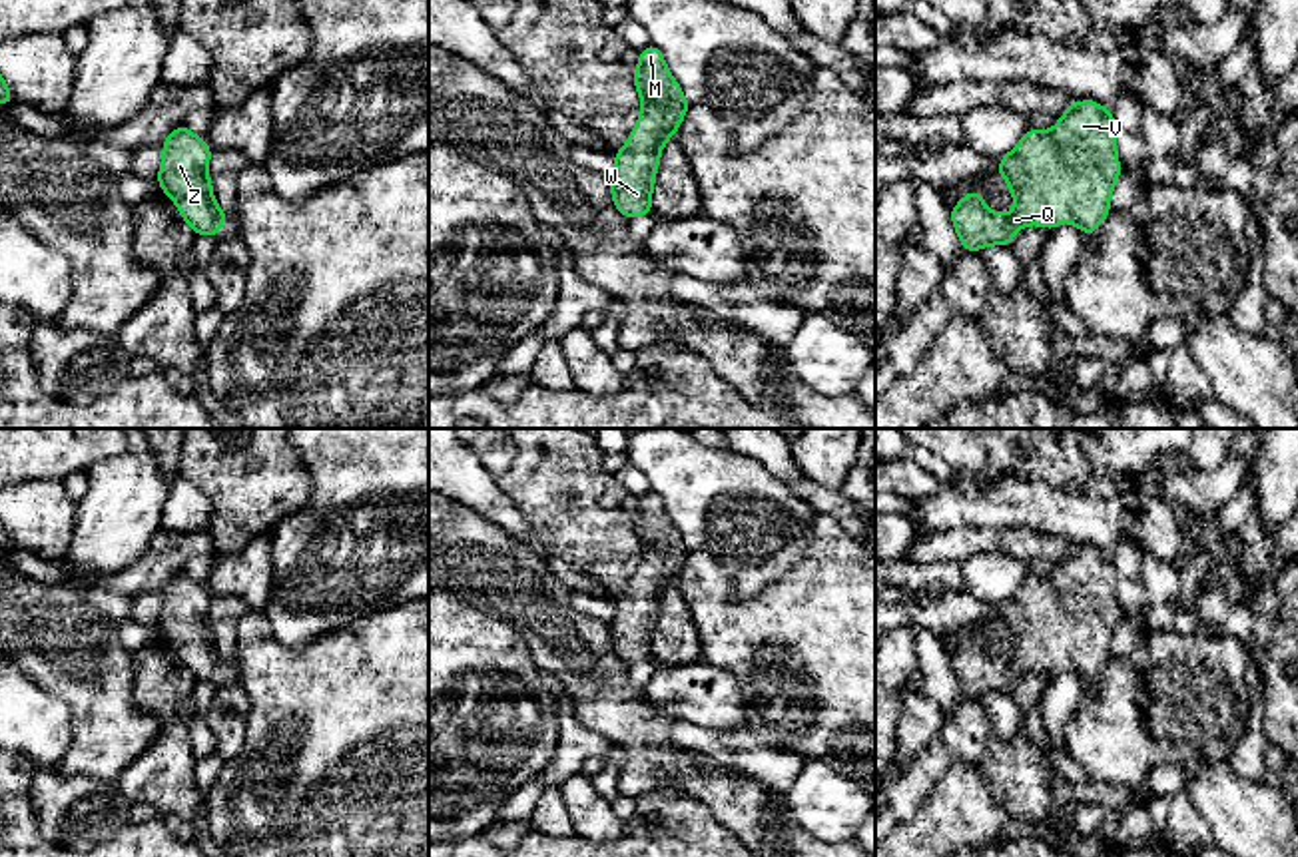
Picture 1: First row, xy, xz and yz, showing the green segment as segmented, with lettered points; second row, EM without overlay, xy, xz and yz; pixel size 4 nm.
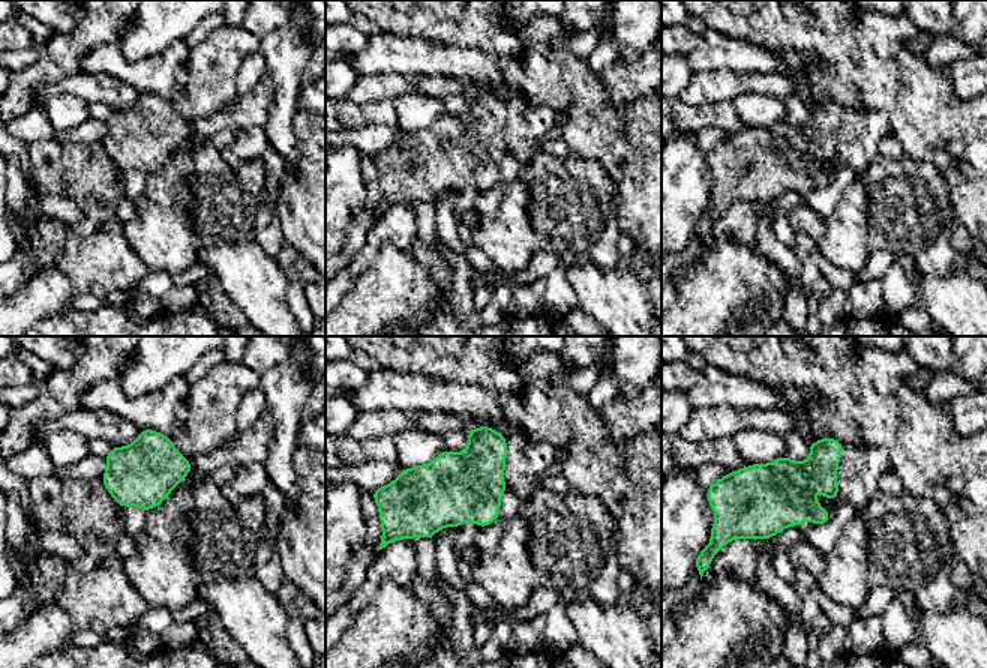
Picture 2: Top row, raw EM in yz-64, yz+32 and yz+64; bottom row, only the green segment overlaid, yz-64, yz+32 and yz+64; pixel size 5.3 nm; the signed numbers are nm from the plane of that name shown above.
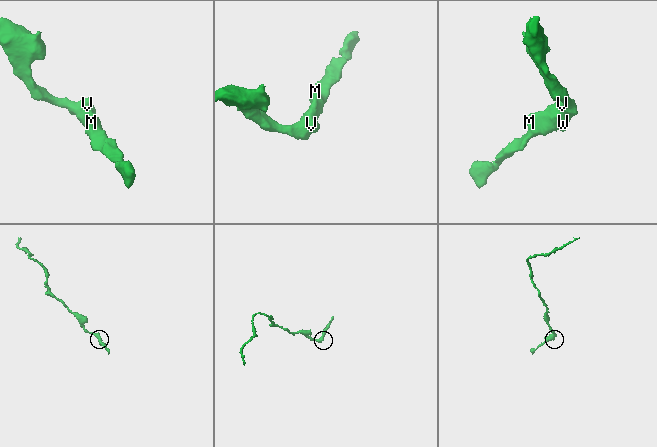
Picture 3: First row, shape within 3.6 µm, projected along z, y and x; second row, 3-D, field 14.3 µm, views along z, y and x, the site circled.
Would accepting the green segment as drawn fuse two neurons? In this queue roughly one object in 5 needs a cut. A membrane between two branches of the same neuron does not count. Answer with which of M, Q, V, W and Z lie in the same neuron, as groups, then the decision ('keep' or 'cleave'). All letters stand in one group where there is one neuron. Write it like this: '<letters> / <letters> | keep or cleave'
M Q V W Z | keep

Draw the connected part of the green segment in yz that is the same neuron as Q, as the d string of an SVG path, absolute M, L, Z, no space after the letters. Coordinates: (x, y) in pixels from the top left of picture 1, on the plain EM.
M1095 546L1073 548L1053 576L1031 574L999 616L1015 646L1011 660L993 660L973 636L949 658L965 698L1009 694L1023 672L1057 676L1063 668L1093 682L1107 666L1119 626L1117 568Z

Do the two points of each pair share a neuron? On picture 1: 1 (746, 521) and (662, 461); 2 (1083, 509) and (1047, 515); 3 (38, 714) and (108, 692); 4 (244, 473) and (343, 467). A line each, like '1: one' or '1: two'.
1: one
2: one
3: two
4: two

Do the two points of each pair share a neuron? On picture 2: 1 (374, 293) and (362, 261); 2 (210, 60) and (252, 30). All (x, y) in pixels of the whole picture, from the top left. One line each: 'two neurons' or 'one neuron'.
1: two neurons
2: one neuron

